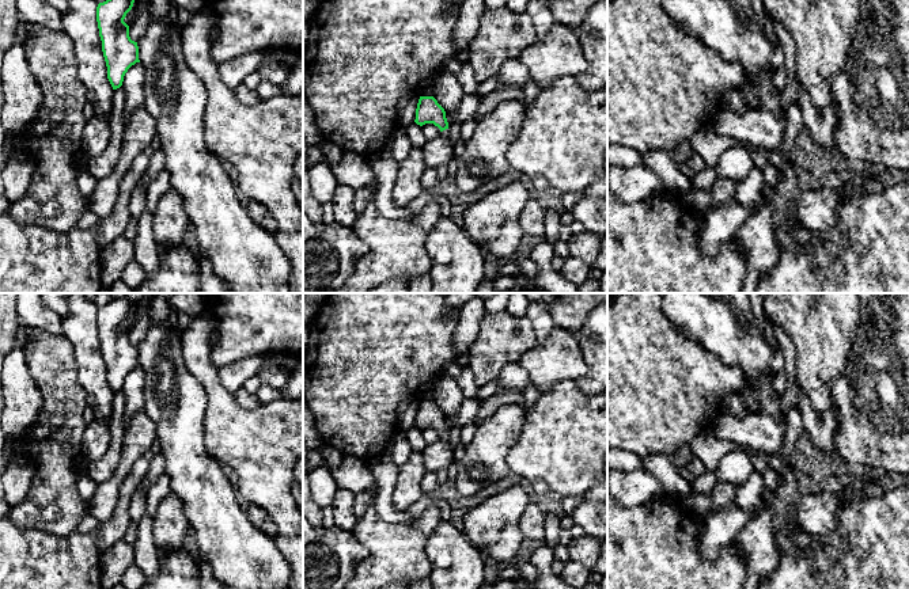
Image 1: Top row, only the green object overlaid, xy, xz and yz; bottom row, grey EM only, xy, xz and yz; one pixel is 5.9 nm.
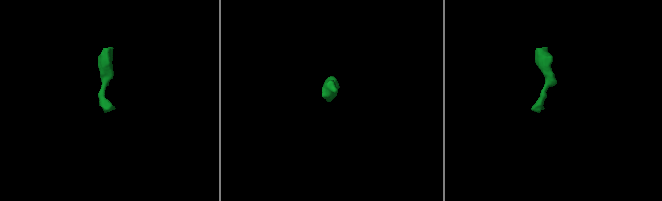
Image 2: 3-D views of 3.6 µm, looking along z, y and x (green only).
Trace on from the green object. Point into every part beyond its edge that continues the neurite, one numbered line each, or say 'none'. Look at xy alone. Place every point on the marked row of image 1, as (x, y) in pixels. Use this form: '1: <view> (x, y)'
none

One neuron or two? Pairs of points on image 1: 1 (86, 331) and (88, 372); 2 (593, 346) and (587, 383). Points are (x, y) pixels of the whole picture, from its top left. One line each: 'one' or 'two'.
1: one
2: one

